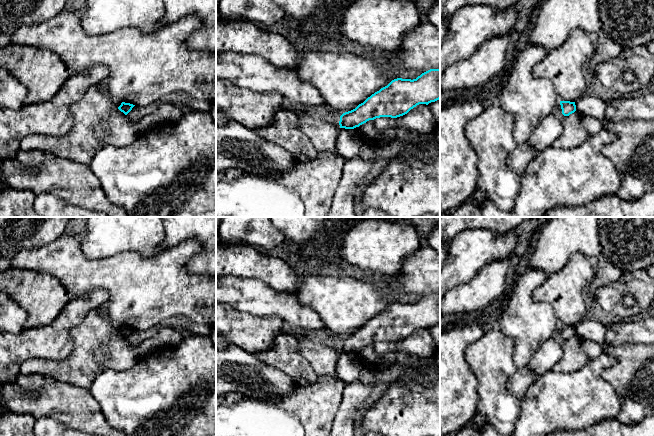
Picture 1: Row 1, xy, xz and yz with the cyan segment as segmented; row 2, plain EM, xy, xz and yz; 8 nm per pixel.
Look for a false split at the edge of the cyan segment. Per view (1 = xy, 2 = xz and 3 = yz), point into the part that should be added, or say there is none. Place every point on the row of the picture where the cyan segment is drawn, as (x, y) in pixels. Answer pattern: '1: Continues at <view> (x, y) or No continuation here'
1: No continuation here
2: No continuation here
3: No continuation here

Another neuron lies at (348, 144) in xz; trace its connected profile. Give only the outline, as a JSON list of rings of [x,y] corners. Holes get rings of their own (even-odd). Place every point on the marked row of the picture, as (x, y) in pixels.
[[[340,128],[336,140],[335,152],[344,159],[352,158],[360,153],[362,141],[354,129]]]

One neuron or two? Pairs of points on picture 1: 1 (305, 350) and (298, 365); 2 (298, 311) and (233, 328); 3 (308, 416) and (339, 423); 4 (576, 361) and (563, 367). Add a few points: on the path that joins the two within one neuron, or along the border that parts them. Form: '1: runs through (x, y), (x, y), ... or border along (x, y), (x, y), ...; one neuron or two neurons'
1: border along (297, 338), (297, 351), (309, 363), (316, 374); two neurons
2: border along (253, 315), (276, 315), (285, 322); two neurons
3: border along (342, 400), (331, 425); two neurons
4: runs through (573, 361), (566, 364); one neuron

